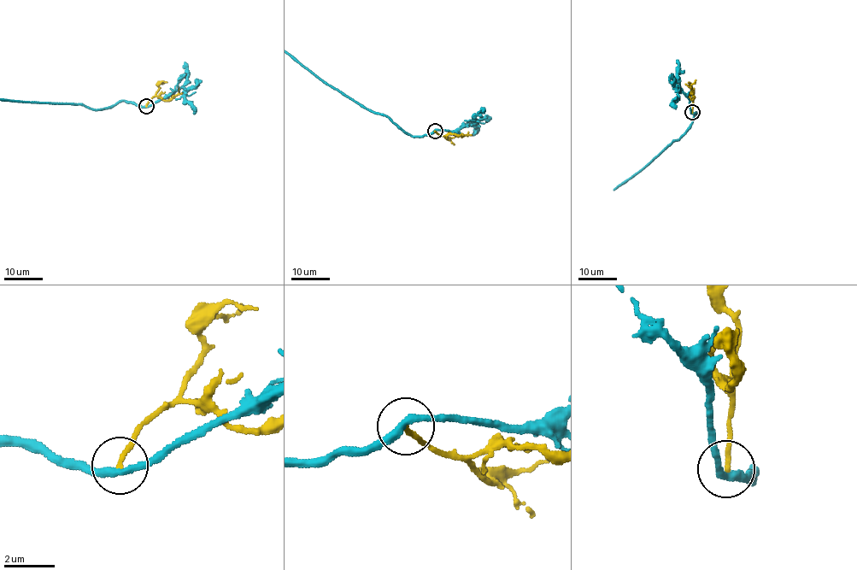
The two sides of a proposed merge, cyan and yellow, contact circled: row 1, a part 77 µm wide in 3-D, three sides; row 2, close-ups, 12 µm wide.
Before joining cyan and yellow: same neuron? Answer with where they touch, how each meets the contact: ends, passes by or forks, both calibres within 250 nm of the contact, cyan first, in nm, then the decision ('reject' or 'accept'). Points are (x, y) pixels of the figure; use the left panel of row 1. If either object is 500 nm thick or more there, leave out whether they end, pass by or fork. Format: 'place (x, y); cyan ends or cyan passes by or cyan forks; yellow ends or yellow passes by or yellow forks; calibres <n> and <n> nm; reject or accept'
place (146, 106); cyan passes by; yellow ends; calibres 280 and 180 nm; reject

